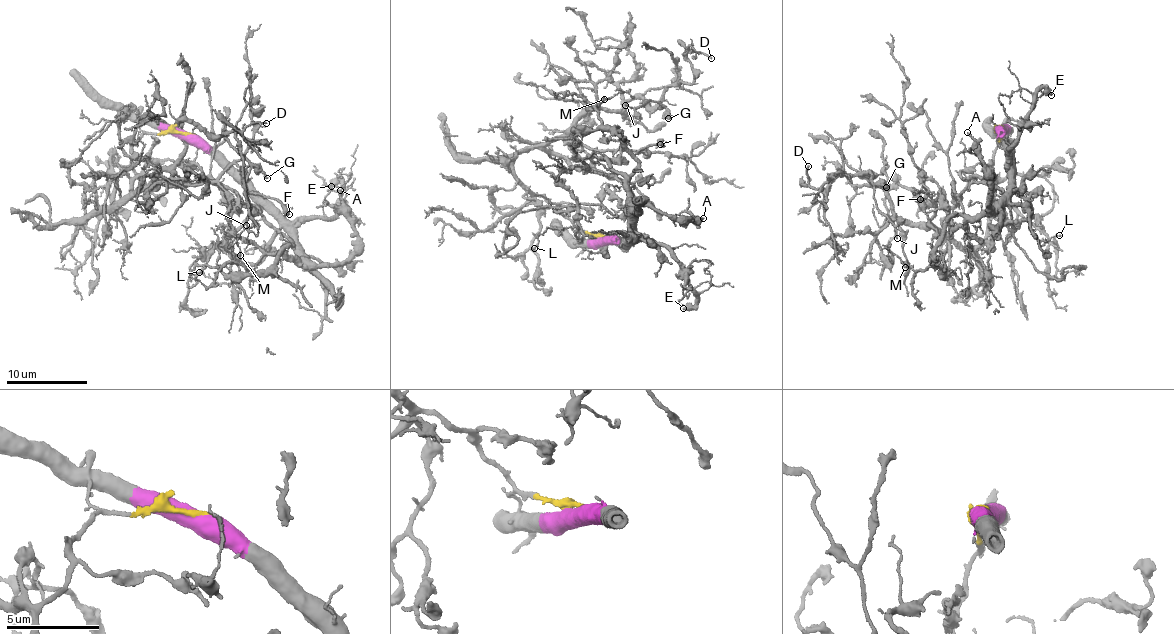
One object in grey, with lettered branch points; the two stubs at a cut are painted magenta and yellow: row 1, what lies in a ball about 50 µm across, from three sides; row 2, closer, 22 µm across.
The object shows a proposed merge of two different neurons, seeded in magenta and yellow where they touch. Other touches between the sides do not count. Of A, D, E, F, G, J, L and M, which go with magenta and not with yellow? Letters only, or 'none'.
A, E, L, M

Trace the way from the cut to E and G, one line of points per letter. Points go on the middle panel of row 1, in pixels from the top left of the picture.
E: (607, 239), (607, 235), (614, 240), (651, 237), (668, 251), (683, 266), (697, 295), (695, 304), (682, 308)
G: (609, 238), (585, 234), (521, 183), (515, 158), (561, 137), (577, 117), (619, 112), (638, 97), (669, 118)

